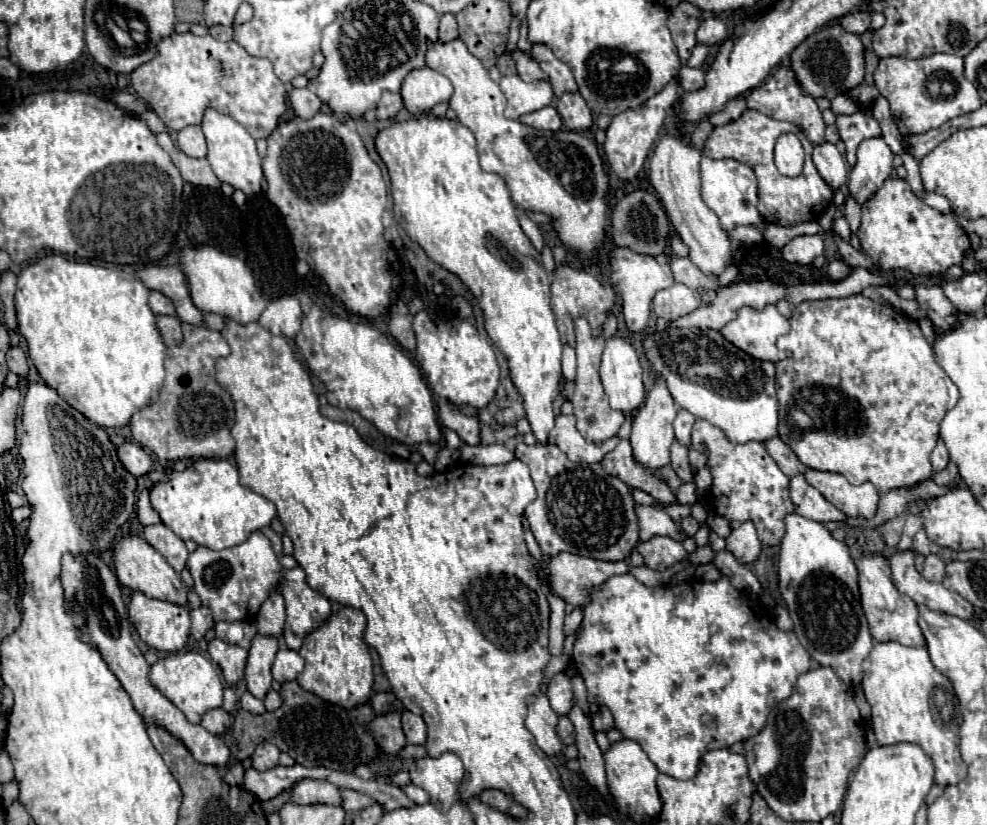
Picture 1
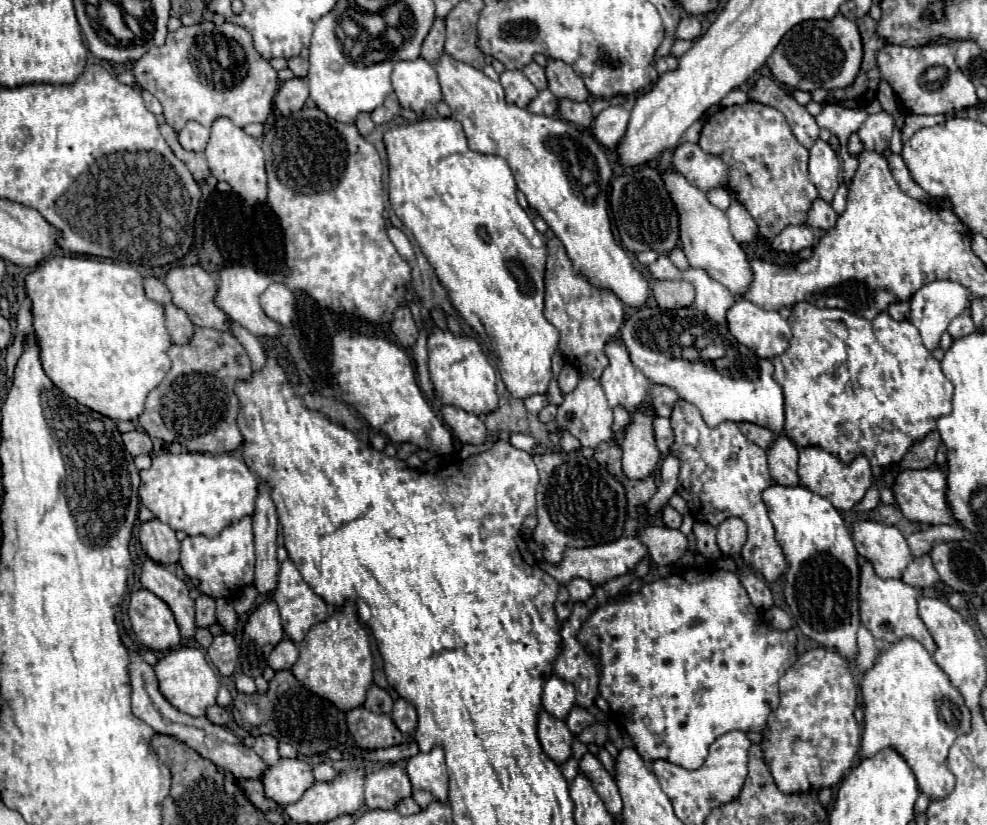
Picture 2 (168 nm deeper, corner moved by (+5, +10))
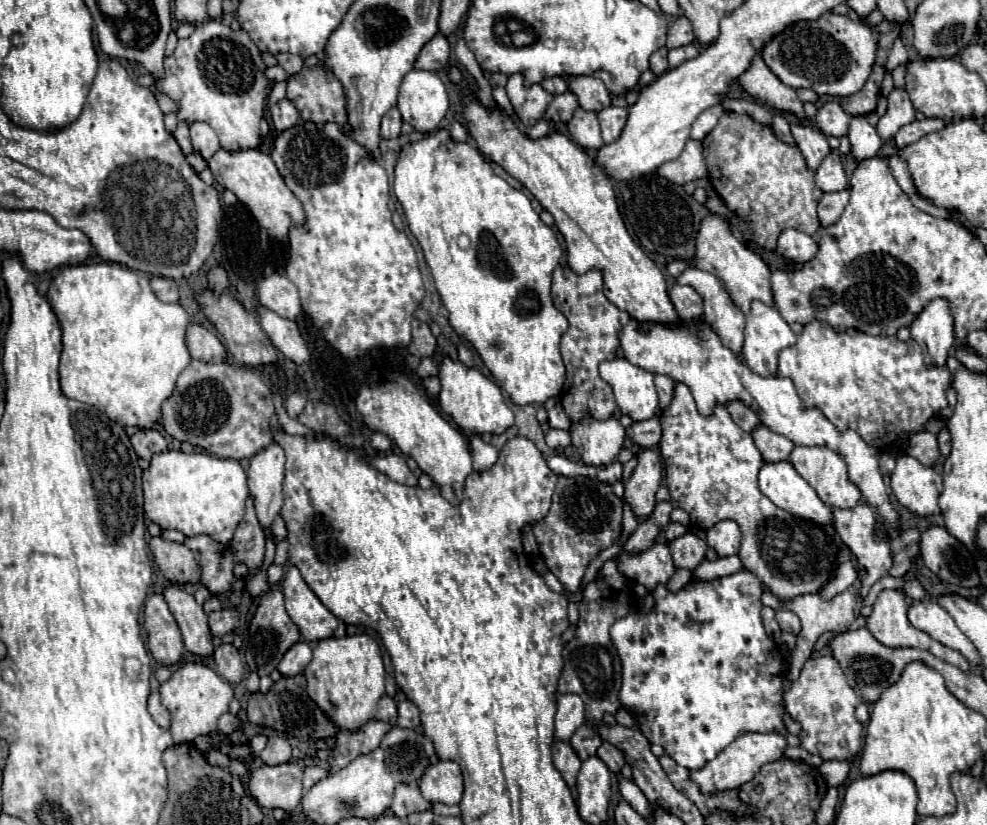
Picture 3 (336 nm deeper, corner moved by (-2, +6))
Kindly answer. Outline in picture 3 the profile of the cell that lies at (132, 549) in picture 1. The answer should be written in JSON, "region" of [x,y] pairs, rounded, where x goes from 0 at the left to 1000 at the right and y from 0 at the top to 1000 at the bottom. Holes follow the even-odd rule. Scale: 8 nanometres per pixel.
{"region":[[[171,709],[165,721],[167,721],[167,728],[169,728],[175,748],[181,755],[187,787],[191,792],[204,794],[204,796],[216,794],[216,779],[214,779],[216,772],[212,767],[210,745],[198,731],[196,721],[179,714],[177,709]]]}

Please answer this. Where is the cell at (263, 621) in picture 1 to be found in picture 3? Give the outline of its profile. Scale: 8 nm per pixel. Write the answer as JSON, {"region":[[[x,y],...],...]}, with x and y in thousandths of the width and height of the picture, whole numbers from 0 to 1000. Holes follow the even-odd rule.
{"region":[[[275,537],[266,547],[254,554],[250,571],[250,588],[258,602],[258,617],[262,634],[273,644],[279,624],[287,615],[287,576],[289,573],[289,549],[285,539]]]}

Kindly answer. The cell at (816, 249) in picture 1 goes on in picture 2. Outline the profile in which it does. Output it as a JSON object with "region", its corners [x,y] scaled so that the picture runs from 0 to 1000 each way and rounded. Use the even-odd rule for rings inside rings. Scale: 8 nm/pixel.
{"region":[[[800,273],[782,290],[782,299],[794,307],[809,307],[823,297],[825,297],[825,282],[821,280],[819,273]]]}

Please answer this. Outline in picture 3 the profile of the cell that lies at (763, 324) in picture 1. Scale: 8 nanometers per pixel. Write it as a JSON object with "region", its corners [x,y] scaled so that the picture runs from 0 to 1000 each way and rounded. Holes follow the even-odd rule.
{"region":[[[763,365],[761,367],[761,377],[755,382],[755,416],[753,416],[753,438],[757,440],[757,445],[763,452],[769,452],[771,457],[783,457],[787,455],[787,433],[789,425],[795,421],[805,418],[807,406],[801,401],[801,396],[797,394],[797,389],[793,389],[793,384],[789,382],[789,377],[785,372],[779,372],[771,365]]]}

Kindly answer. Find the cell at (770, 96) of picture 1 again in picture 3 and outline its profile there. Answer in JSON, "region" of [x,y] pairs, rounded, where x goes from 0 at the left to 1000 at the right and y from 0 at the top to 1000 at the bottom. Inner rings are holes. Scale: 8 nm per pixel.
{"region":[[[820,149],[803,152],[801,159],[803,159],[803,166],[805,166],[807,176],[810,176],[810,183],[816,190],[818,202],[822,207],[826,207],[832,200],[834,190],[838,190],[838,185],[842,185],[838,166],[832,159],[828,159],[826,154],[822,154]]]}

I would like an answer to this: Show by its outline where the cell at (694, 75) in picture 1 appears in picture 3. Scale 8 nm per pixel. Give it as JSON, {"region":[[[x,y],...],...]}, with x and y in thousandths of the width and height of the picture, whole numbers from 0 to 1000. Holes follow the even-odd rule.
{"region":[[[668,59],[660,67],[660,74],[658,74],[658,84],[664,88],[664,91],[670,91],[678,84],[678,76],[676,76],[676,59]]]}

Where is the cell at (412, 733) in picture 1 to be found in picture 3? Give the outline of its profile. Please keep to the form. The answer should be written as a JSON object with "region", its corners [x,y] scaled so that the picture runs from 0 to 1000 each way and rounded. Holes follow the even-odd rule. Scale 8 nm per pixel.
{"region":[[[406,850],[402,857],[404,857],[404,872],[402,872],[402,879],[404,879],[404,881],[420,884],[420,881],[427,879],[425,859],[422,859],[416,850]]]}

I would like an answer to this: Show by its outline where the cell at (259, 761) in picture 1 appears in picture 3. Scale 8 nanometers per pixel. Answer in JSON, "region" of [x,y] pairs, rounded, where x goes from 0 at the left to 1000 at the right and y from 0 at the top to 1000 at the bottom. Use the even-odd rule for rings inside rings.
{"region":[[[275,891],[271,896],[271,905],[262,913],[262,918],[266,920],[268,927],[293,925],[295,922],[295,903],[291,901],[291,896],[287,896],[283,891]]]}

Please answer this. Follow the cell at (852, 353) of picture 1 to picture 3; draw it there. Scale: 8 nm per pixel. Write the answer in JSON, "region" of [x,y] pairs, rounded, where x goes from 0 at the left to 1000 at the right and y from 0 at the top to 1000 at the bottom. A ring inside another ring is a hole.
{"region":[[[818,392],[807,416],[789,430],[789,457],[799,457],[814,484],[816,493],[828,493],[834,503],[850,520],[866,520],[880,539],[899,544],[909,530],[919,530],[935,522],[939,508],[959,493],[957,472],[964,462],[959,445],[939,445],[935,438],[933,421],[921,411],[911,413],[909,408],[882,408],[868,399],[848,404],[838,392]]]}

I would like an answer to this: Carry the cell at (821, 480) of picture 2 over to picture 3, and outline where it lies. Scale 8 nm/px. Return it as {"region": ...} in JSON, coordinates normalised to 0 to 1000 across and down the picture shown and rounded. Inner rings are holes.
{"region":[[[805,542],[799,552],[799,561],[805,566],[805,571],[826,593],[830,605],[840,615],[850,617],[862,617],[872,605],[870,593],[860,583],[858,578],[858,564],[854,554],[838,542]]]}

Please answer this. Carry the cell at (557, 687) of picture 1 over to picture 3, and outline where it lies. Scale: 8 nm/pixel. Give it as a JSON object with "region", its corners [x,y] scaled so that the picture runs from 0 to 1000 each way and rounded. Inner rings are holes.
{"region":[[[566,842],[564,845],[564,864],[562,864],[562,896],[576,898],[583,884],[591,879],[591,850],[587,842]]]}

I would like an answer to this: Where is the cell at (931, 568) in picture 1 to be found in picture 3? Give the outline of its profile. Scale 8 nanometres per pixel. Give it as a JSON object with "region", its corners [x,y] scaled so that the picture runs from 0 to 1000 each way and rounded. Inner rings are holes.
{"region":[[[931,702],[919,704],[919,707],[915,709],[915,719],[917,719],[921,726],[925,726],[925,728],[931,728],[931,726],[939,724],[939,716],[937,716],[937,712],[933,709]]]}

